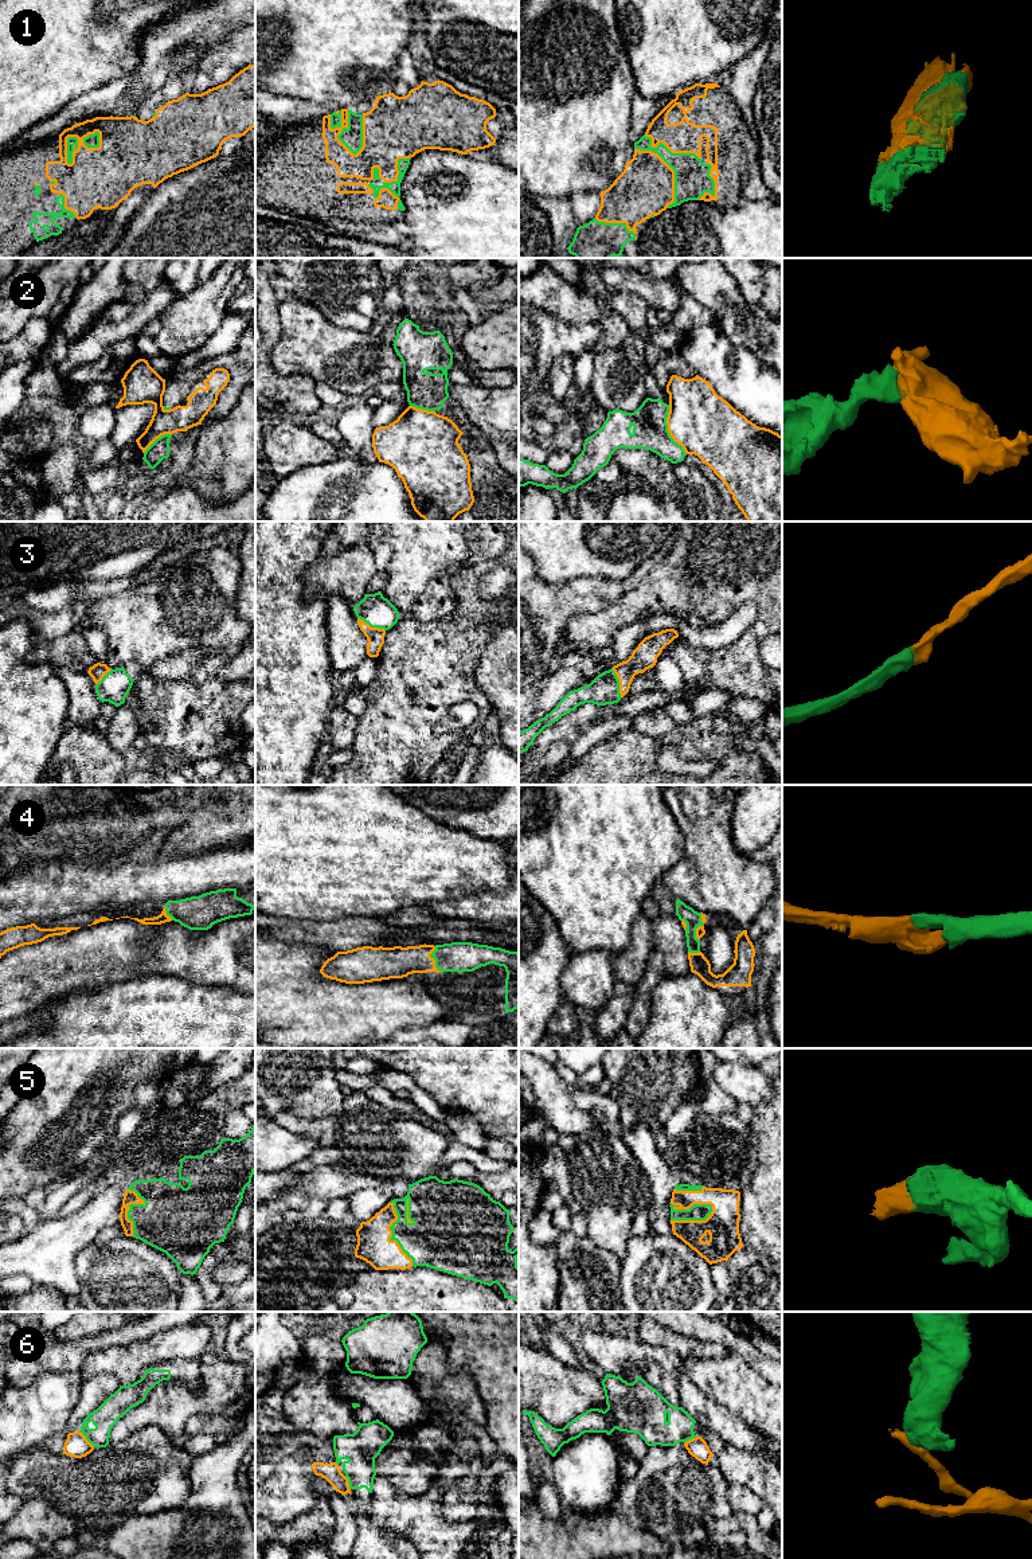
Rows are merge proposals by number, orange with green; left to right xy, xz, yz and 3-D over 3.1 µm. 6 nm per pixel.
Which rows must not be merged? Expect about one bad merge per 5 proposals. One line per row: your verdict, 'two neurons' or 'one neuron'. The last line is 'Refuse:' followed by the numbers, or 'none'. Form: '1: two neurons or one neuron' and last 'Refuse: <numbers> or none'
1: one neuron
2: two neurons
3: one neuron
4: one neuron
5: one neuron
6: two neurons
Refuse: 2, 6

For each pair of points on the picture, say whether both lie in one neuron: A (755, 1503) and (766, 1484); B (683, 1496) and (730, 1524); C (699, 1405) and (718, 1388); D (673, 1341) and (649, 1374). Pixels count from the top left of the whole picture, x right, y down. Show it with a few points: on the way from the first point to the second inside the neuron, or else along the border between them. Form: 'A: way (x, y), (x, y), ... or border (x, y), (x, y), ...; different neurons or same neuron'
A: border (730, 1484), (751, 1489), (765, 1504); different neurons
B: border (734, 1512), (718, 1519); different neurons
C: border (687, 1374), (706, 1395), (735, 1414); different neurons
D: border (641, 1340), (653, 1347); different neurons

